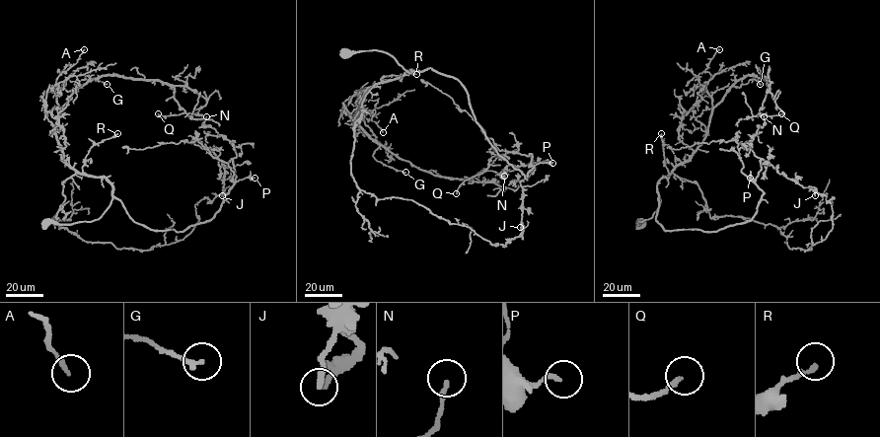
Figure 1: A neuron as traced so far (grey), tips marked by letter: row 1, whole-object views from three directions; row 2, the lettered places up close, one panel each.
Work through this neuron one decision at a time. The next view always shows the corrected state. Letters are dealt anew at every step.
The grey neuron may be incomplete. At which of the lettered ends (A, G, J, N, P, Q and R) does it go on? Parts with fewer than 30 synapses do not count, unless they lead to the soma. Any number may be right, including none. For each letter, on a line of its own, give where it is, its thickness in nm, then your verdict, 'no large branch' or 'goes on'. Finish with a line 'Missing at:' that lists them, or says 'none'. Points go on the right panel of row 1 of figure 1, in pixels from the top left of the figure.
A: at (719, 49); 180 nm thick; no large branch
G: at (760, 84); 190 nm thick; no large branch
J: at (815, 195); 200 nm thick; no large branch
N: at (764, 116); 160 nm thick; no large branch
P: at (750, 178); 170 nm thick; no large branch
Q: at (781, 113); 170 nm thick; no large branch
R: at (661, 133); 170 nm thick; no large branch
Missing at: none

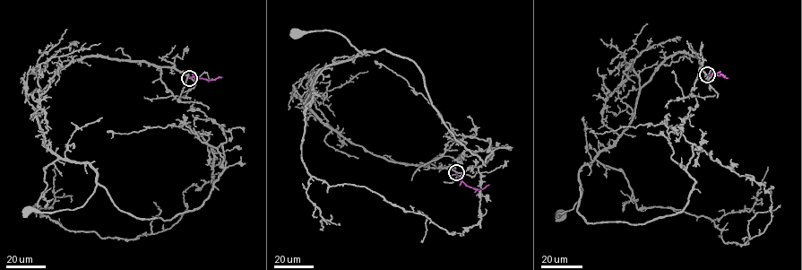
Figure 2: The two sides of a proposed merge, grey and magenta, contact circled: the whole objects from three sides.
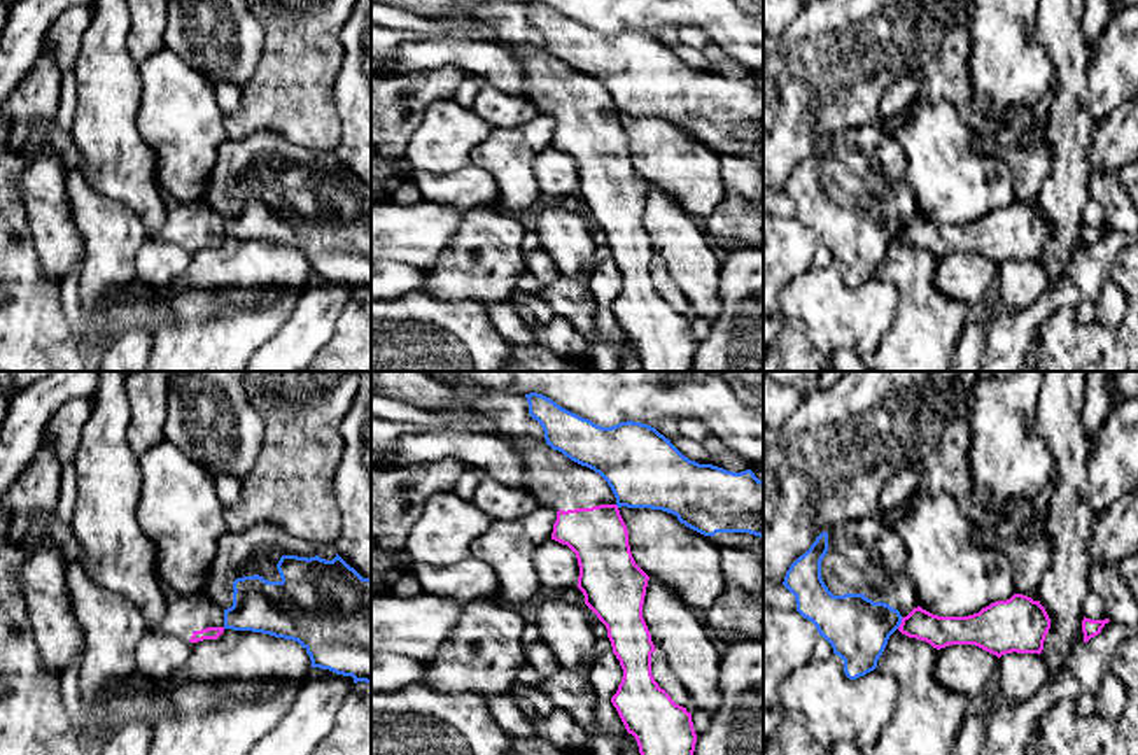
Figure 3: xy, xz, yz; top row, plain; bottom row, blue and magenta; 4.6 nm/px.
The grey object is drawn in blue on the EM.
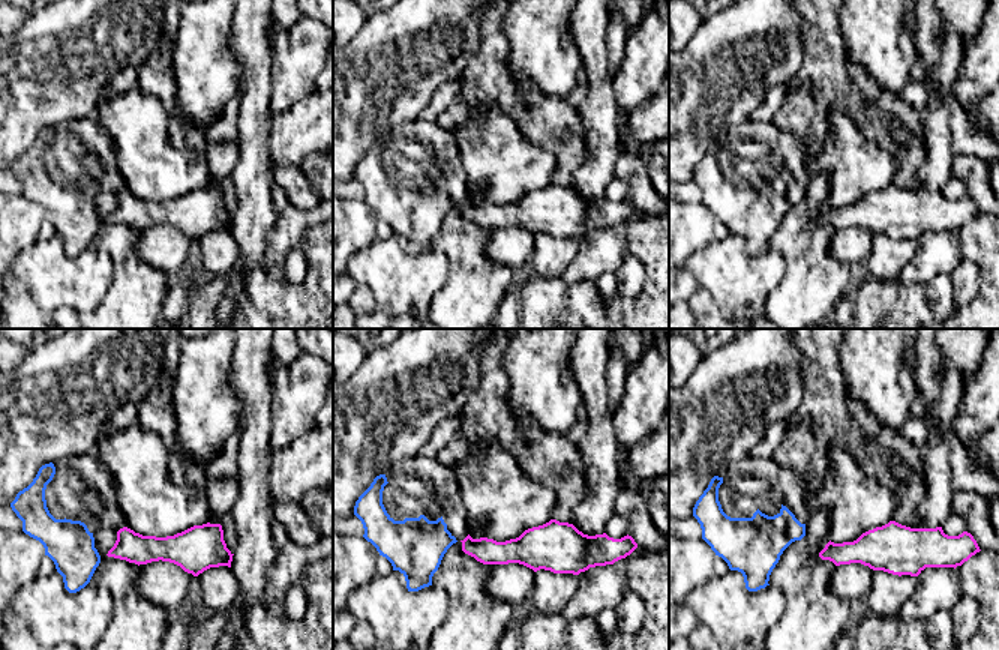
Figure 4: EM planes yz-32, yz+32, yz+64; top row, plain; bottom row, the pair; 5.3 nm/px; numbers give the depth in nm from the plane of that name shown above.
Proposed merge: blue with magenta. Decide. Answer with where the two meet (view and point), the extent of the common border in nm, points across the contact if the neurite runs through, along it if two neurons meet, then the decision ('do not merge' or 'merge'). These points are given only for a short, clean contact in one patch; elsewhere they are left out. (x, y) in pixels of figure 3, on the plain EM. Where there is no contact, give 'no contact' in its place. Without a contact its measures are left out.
meets blue in yz at (900, 230); contact 70 nm long; border along yz (904, 225), (897, 235); do not merge

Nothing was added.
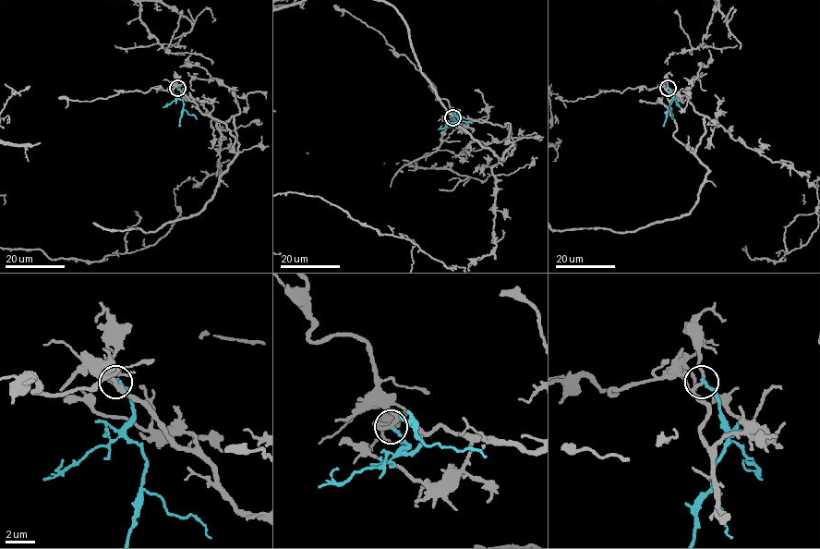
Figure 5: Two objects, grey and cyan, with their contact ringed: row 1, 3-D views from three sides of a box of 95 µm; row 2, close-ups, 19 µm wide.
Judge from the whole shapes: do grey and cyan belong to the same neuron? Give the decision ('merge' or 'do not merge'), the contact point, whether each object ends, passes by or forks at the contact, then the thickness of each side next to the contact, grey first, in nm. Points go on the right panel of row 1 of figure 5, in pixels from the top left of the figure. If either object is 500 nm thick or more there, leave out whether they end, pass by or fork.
do not merge; at (668, 88); grey forks there; cyan ends there; 170 nm thick on the grey side, 200 nm on the other

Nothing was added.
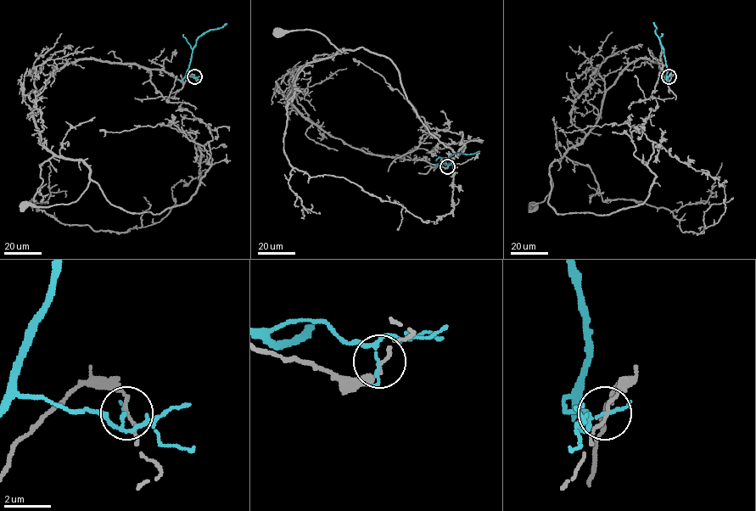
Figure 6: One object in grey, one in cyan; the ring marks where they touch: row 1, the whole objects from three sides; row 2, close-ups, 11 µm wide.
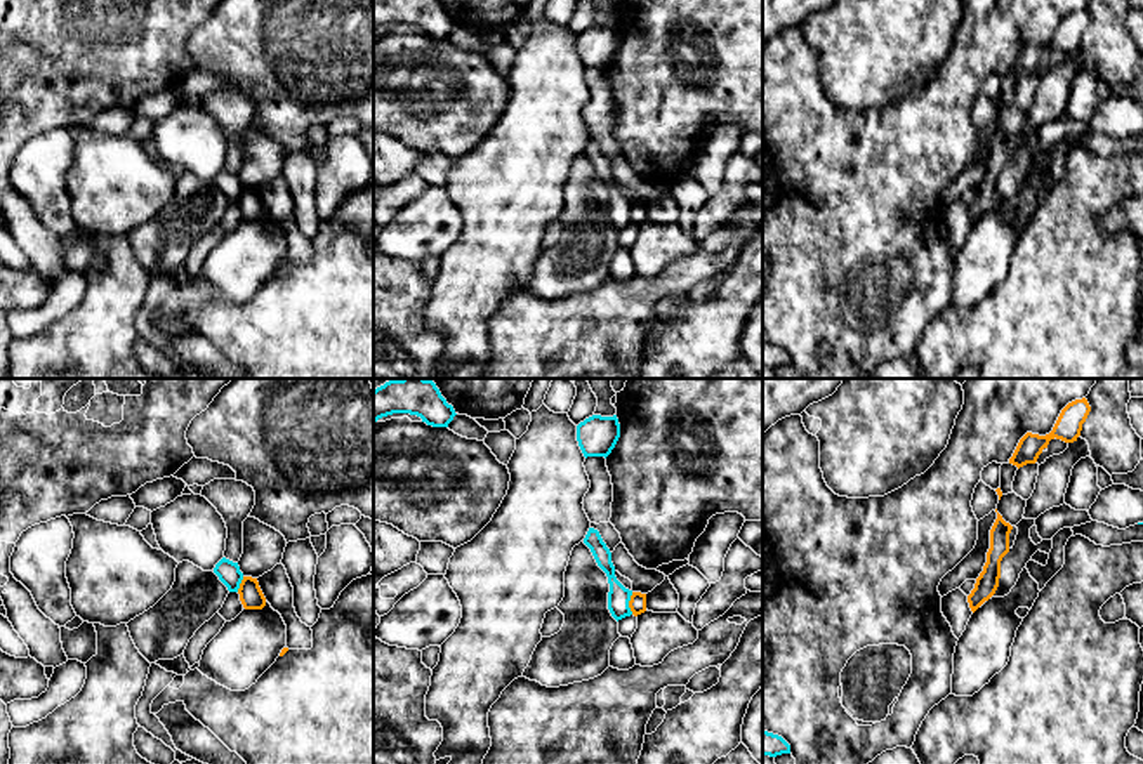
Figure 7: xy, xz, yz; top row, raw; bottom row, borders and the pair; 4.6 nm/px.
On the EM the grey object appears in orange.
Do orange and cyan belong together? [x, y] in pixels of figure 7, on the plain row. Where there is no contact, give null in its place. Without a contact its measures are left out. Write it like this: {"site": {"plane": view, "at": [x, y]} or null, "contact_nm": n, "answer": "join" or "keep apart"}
{"site": {"plane": "xz", "at": [629, 214]}, "contact_nm": 100, "answer": "keep apart"}

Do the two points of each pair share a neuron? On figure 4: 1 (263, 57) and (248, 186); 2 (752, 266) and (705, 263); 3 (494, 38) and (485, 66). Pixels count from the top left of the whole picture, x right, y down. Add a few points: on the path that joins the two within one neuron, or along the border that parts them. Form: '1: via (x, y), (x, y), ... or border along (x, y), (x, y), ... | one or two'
1: via (257, 89), (254, 155) | one
2: via (740, 266), (717, 266) | one
3: via (494, 45), (492, 59) | one

